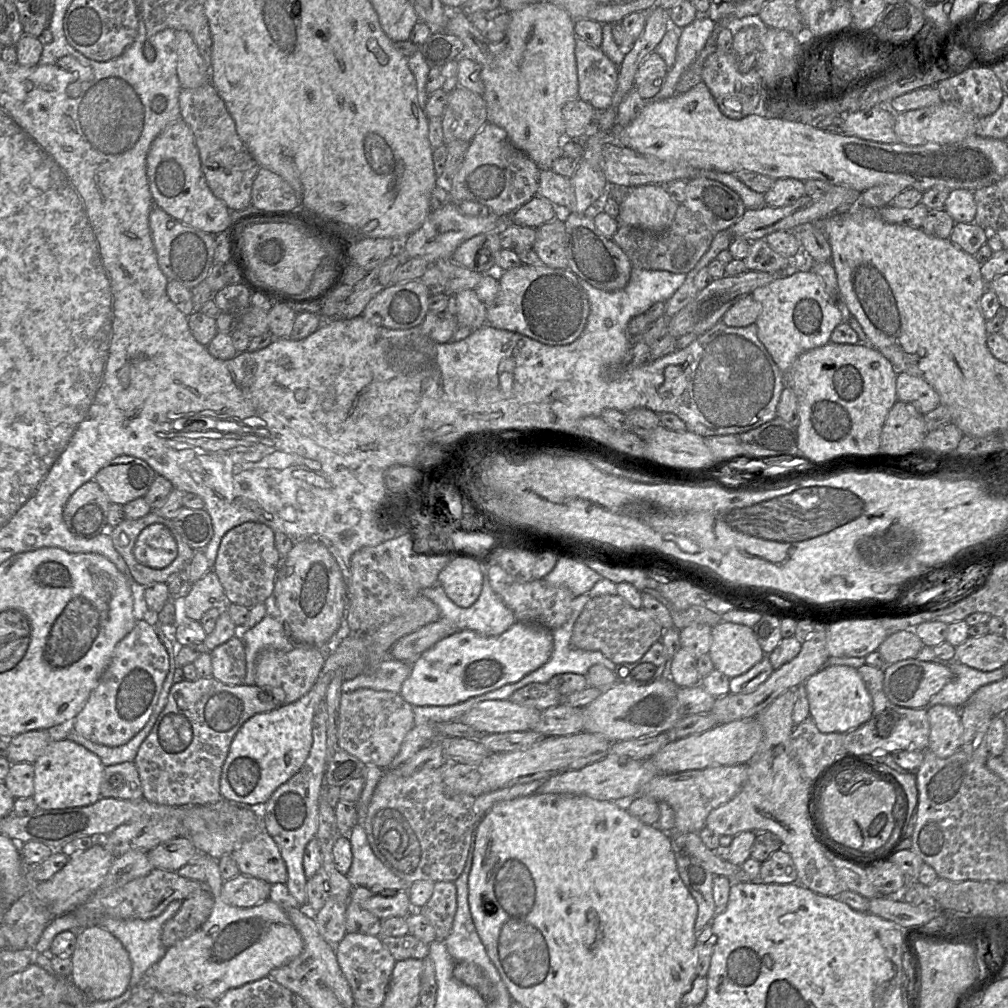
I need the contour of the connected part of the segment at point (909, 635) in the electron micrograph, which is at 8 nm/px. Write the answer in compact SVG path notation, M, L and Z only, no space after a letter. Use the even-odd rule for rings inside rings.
M898 631L889 634L878 650L887 664L916 658L923 647L923 642L915 632Z

